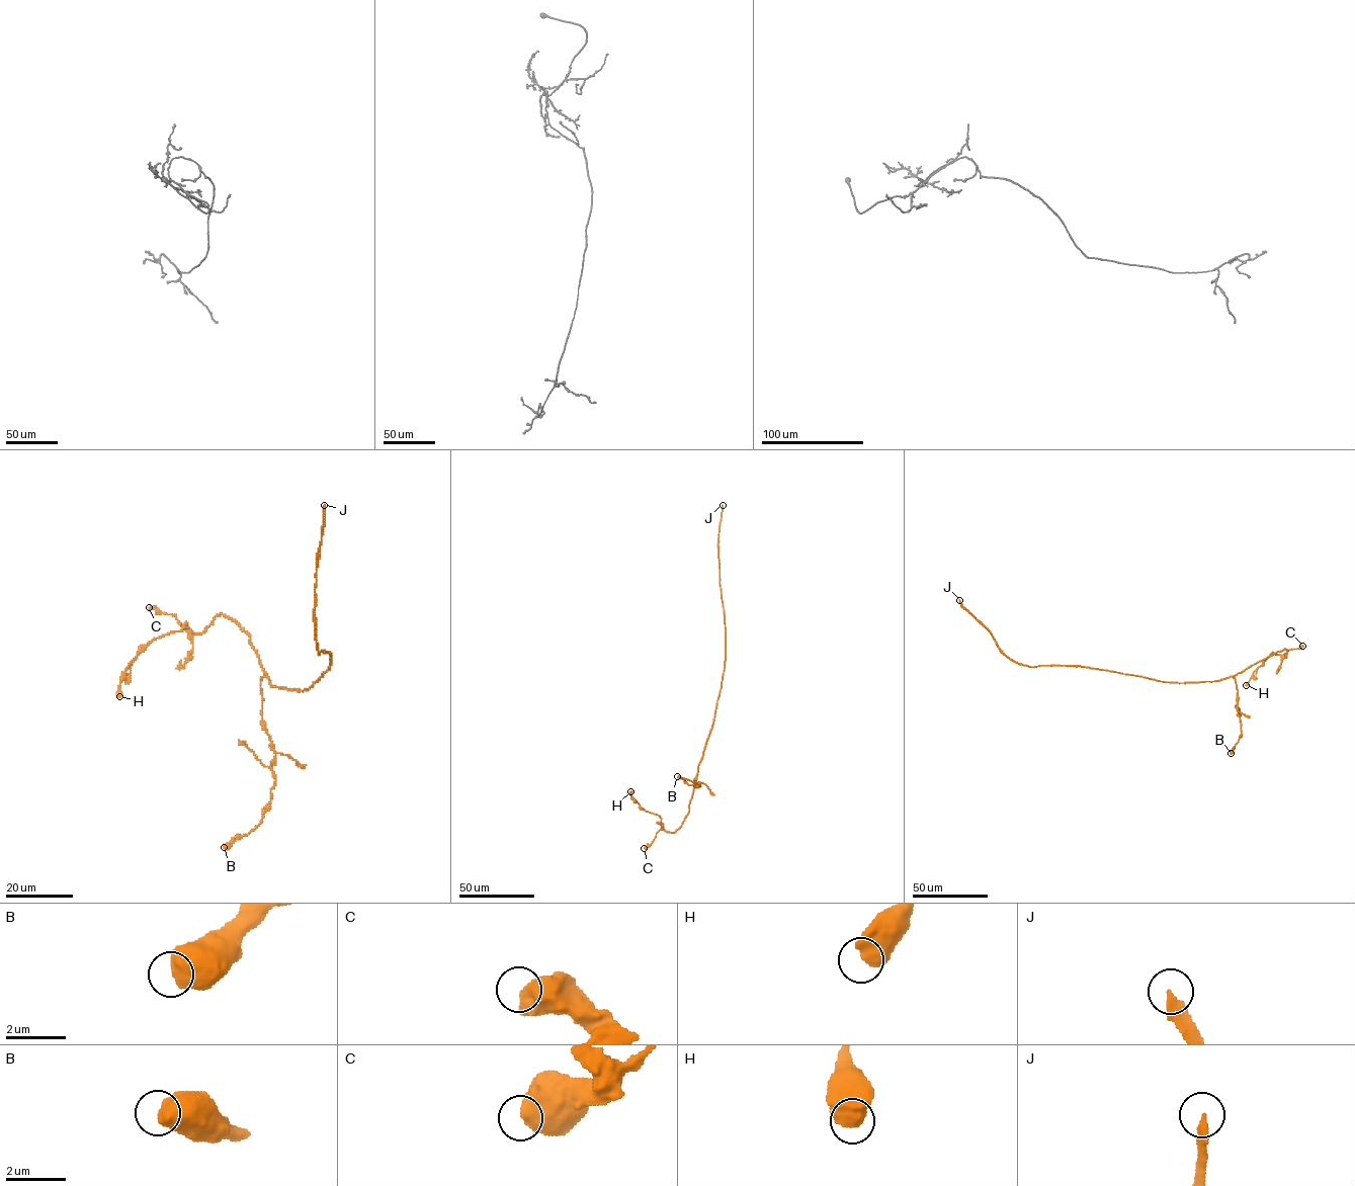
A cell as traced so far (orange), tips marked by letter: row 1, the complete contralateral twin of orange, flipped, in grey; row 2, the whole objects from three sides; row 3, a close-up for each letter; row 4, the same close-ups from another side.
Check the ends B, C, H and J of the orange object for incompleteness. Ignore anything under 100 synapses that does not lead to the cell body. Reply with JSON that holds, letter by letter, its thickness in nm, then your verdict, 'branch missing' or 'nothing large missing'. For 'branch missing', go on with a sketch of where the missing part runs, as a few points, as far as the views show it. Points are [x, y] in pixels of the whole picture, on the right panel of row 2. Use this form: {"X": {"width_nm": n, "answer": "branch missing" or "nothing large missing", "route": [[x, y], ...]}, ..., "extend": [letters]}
{"B": {"width_nm": 700, "answer": "nothing large missing"}, "C": {"width_nm": 700, "answer": "nothing large missing"}, "H": {"width_nm": 700, "answer": "nothing large missing"}, "J": {"width_nm": 280, "answer": "branch missing"}, "extend": ["J"]}

